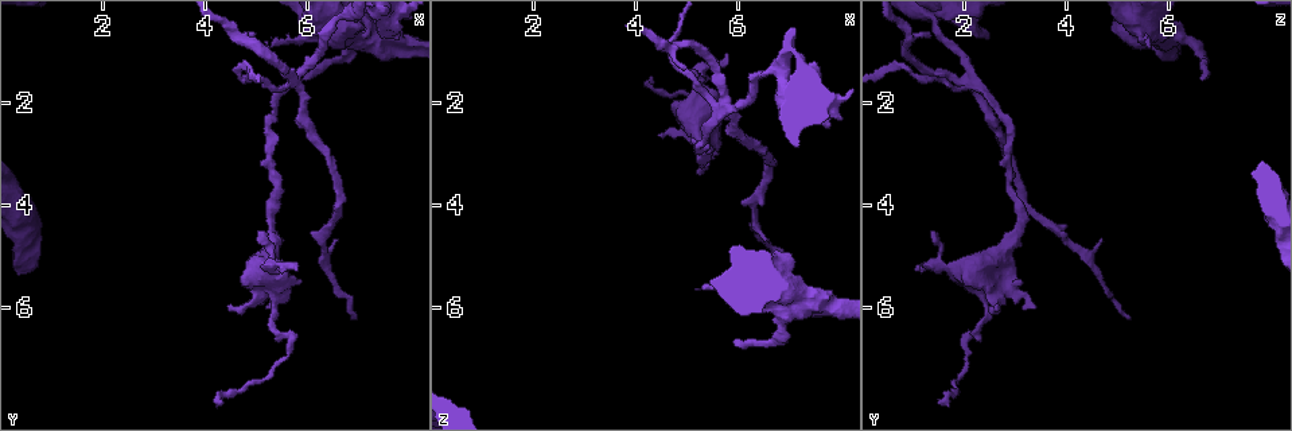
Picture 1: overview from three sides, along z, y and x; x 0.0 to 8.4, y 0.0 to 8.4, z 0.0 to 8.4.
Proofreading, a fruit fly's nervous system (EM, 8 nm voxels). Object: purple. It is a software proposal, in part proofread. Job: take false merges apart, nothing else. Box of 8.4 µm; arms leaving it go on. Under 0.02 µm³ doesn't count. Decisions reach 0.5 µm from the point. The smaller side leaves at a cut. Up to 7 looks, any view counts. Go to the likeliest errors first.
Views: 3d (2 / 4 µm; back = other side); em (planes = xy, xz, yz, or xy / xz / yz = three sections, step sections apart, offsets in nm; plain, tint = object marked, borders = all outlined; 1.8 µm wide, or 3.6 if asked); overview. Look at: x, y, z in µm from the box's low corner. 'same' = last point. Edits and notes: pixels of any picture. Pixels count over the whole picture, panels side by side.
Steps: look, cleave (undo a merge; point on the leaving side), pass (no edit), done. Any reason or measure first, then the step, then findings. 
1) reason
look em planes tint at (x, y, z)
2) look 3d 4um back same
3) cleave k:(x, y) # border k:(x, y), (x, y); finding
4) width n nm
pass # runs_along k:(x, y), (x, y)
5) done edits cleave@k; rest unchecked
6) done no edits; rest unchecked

look em 3.6um planes borders at (5.70, 1.55, 2.05)

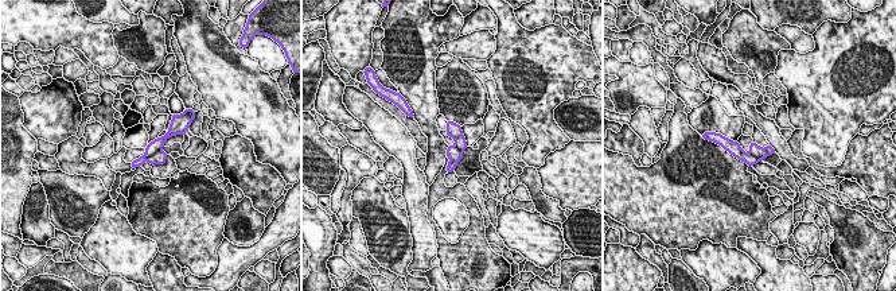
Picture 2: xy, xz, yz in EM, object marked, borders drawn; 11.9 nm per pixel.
cleave 2:(159, 156) # part_leaving 2:(717, 138), (752, 160); a second cell is stuck on

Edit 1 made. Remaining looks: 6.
sudden change in width
look 3d 4um at (7.15, 0.75, 5.85)

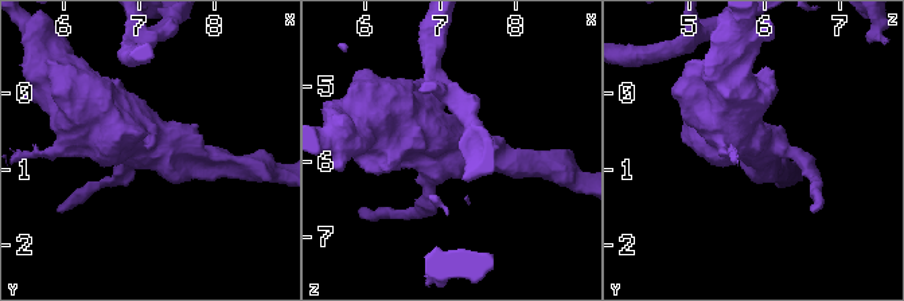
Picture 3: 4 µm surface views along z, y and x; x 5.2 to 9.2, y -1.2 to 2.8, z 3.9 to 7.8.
need the tissue
look em 3.6um xy step 16 tint at (7.10, 0.70, 5.85)

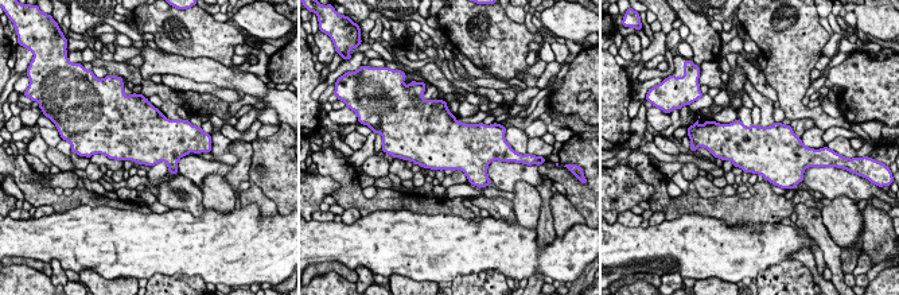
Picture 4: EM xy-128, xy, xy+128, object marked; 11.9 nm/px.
width 550 nm
pass # continuous, no second cell

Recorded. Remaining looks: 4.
sudden change in width
look em xy step 16 tint at (5.25, 5.20, 1.50)

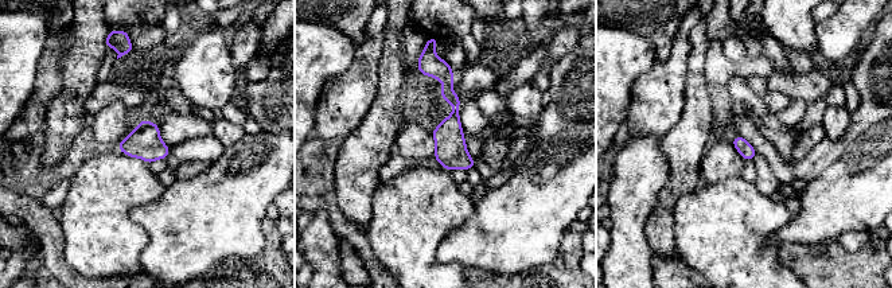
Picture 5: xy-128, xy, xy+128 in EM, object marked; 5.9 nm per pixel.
pass # continuous, no second cell

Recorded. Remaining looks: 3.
done edits cleave@2; rest unchecked

